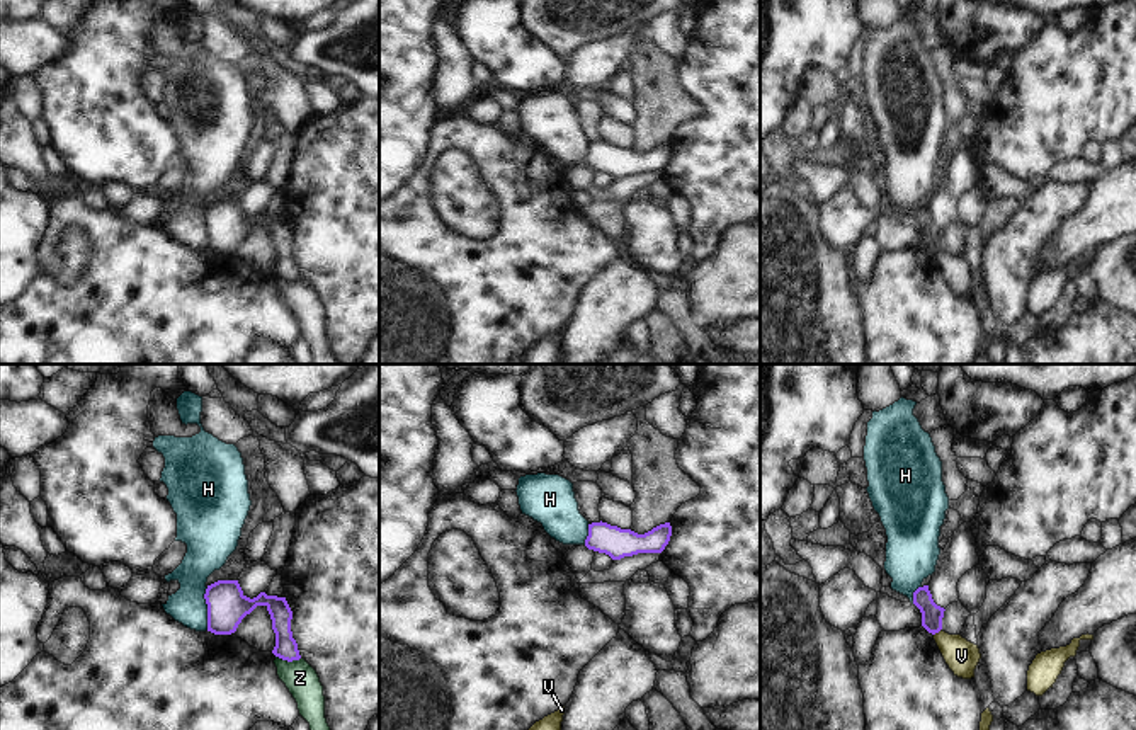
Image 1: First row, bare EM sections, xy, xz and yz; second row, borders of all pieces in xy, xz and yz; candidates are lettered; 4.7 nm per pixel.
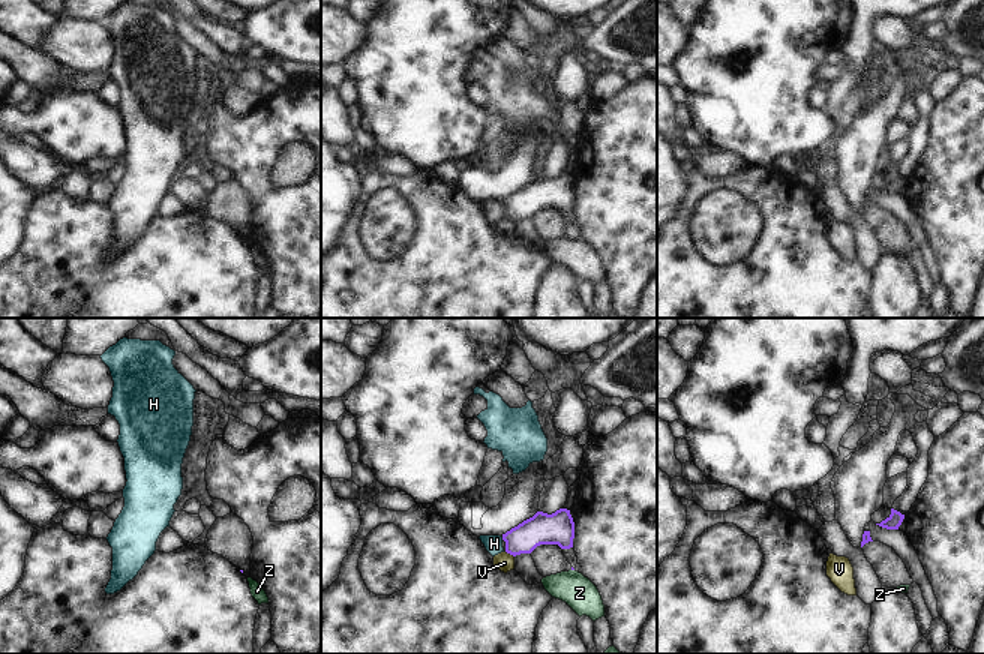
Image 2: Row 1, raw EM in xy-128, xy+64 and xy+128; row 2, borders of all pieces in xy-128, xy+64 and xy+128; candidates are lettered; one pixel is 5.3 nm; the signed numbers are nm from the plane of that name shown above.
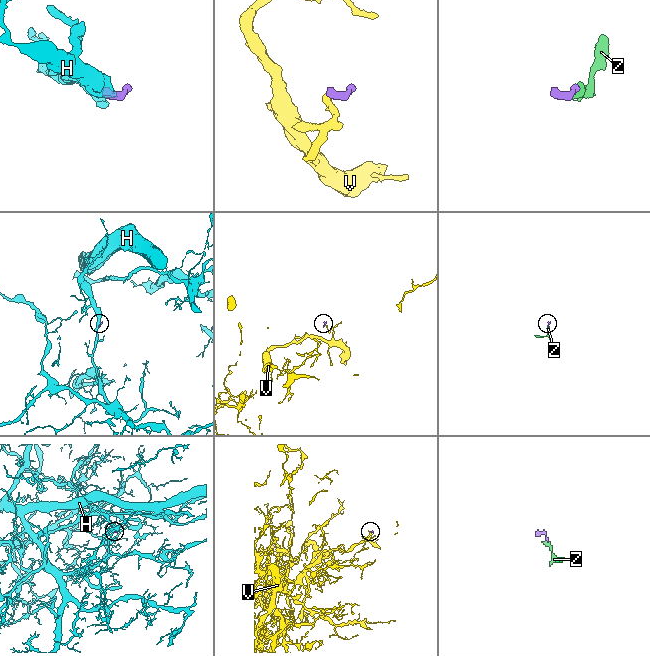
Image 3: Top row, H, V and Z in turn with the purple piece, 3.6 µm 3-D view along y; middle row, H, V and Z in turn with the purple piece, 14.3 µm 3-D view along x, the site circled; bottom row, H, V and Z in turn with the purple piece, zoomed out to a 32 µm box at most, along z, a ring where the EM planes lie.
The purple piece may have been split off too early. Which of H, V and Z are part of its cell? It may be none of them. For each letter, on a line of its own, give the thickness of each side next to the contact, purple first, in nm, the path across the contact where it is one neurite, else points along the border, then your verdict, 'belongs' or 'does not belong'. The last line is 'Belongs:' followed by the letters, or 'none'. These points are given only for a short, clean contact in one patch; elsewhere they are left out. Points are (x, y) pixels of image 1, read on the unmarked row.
H: 190/170 nm | does not belong
V: 100/160 nm | along yz (941, 247), (934, 254) | does not belong
Z: 110/160 nm | along xy (276, 274), (286, 279), (300, 278) | does not belong
Belongs: none

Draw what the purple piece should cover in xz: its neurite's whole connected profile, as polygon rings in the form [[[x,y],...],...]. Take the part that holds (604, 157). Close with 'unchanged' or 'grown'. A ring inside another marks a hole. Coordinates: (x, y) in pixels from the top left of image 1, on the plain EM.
[[[600,140],[588,143],[585,165],[605,172],[612,179],[621,179],[638,172],[662,172],[668,163],[670,155],[670,141],[660,143],[645,153],[638,153],[631,148],[621,148]]]; unchanged

